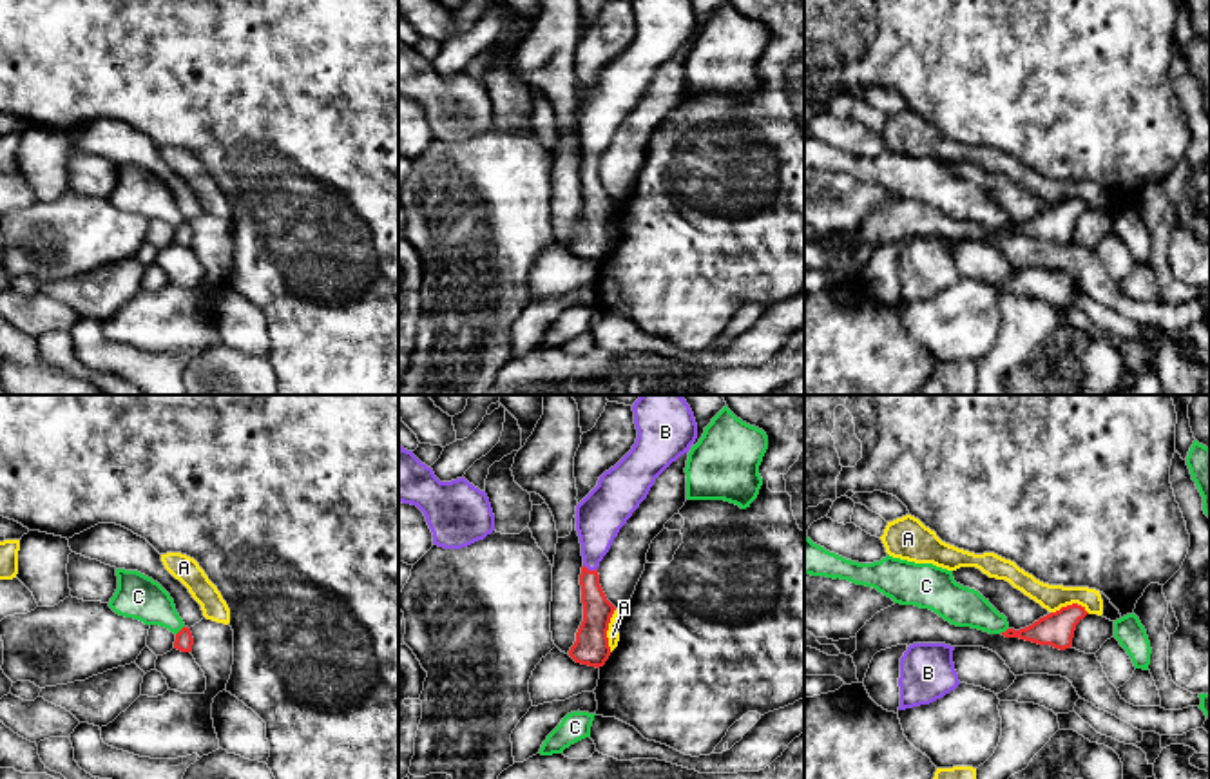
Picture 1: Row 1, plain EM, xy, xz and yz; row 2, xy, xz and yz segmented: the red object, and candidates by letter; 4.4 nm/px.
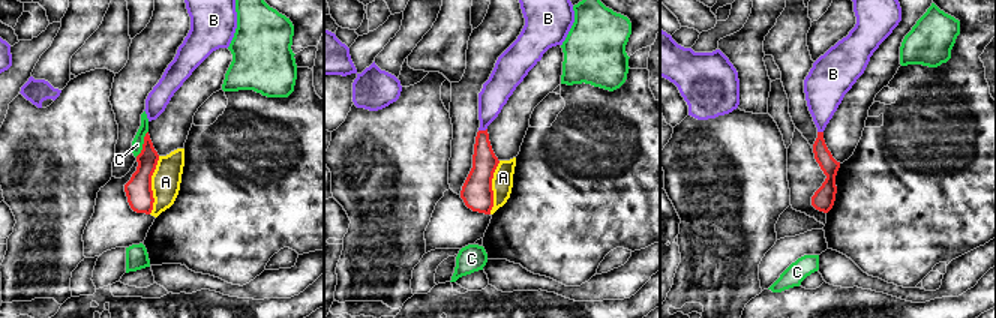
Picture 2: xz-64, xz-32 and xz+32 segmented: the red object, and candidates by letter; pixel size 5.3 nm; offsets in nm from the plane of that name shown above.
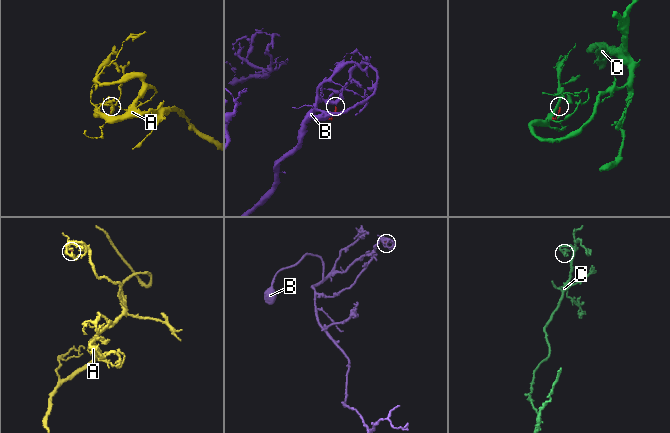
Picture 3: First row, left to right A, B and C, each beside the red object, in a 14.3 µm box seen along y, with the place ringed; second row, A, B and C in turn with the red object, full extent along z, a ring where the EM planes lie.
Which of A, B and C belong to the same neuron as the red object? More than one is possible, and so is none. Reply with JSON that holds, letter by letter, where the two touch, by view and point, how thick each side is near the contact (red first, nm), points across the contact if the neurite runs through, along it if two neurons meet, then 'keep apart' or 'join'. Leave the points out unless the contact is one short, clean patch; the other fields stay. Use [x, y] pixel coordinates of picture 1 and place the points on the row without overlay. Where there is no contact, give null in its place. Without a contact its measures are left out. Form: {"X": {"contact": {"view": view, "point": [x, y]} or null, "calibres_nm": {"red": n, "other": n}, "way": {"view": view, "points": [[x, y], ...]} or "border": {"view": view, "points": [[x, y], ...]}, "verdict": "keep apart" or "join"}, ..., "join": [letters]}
{"A": {"contact": {"view": "xz", "point": [607, 223]}, "calibres_nm": {"red": 160, "other": 60}, "verdict": "keep apart"}, "B": {"contact": {"view": "xz", "point": [591, 165]}, "calibres_nm": {"red": 130, "other": 200}, "way": {"view": "xz", "points": [[598, 205], [591, 187], [591, 165], [600, 111]]}, "verdict": "join"}, "C": {"contact": {"view": "xy", "point": [180, 225]}, "calibres_nm": {"red": 80, "other": 200}, "verdict": "keep apart"}, "join": ["B"]}

